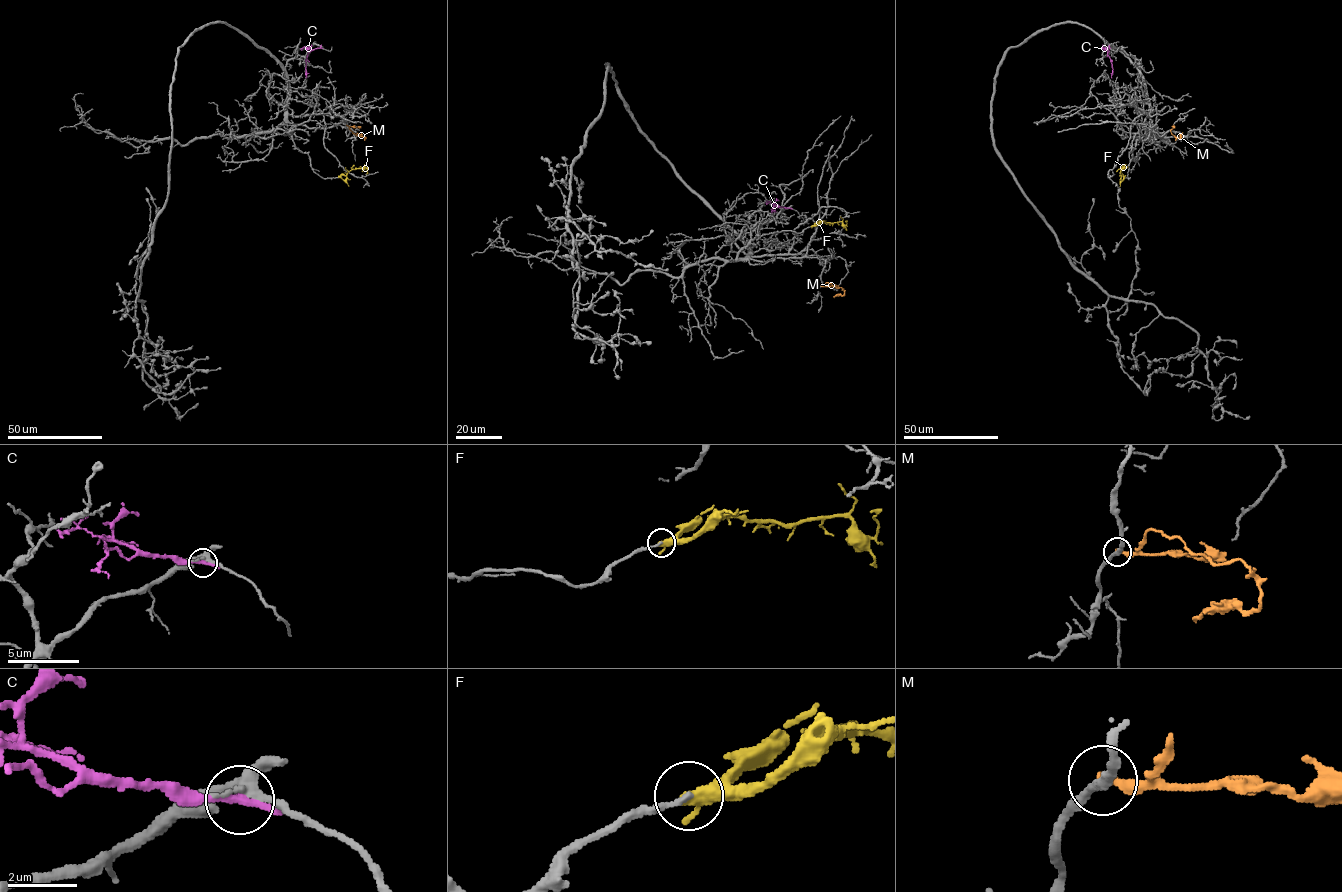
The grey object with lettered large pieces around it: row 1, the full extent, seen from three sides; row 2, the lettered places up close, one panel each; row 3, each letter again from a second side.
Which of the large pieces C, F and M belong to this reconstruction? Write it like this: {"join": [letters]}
{"join": []}

